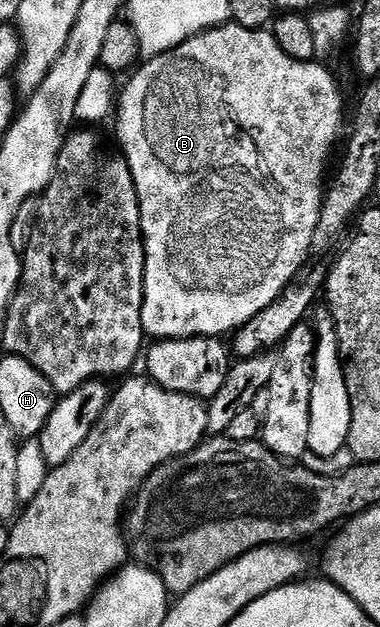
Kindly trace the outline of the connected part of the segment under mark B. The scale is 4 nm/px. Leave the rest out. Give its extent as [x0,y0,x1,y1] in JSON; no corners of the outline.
[116,21,343,340]

